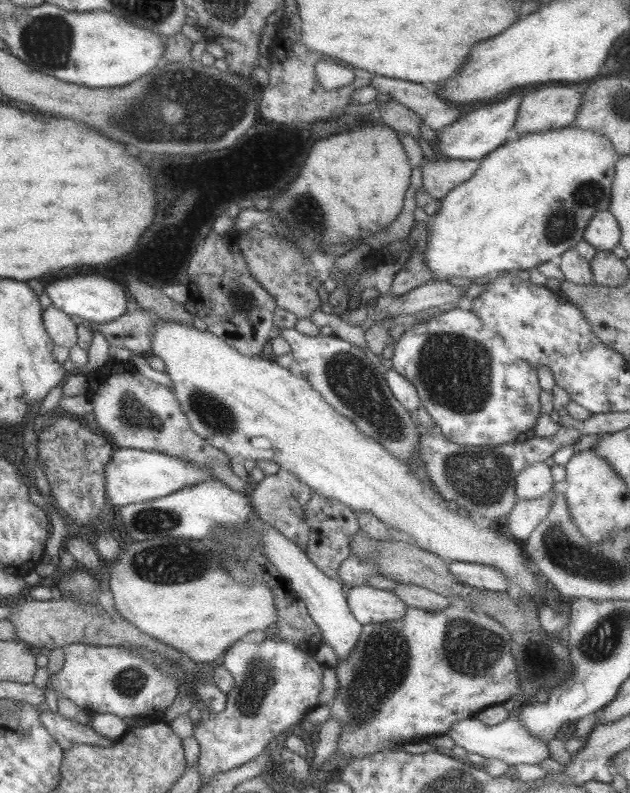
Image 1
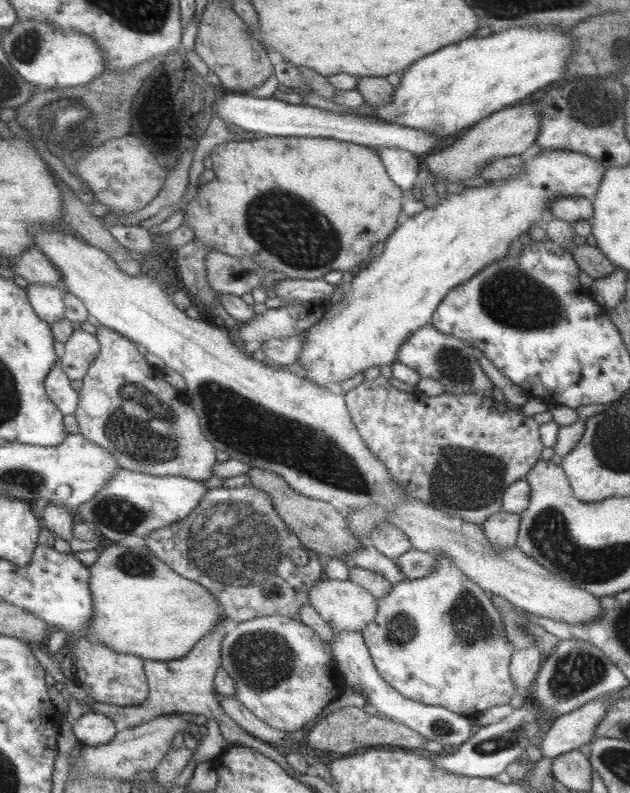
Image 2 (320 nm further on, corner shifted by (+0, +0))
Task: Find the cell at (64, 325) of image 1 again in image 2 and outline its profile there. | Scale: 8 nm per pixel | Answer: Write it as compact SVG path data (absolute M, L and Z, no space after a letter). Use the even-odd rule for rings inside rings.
M31 284L26 287L26 296L33 313L48 325L64 319L63 292L49 284Z

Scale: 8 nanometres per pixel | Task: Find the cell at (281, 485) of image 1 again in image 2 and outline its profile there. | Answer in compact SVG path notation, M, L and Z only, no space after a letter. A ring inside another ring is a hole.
M249 484L235 488L220 486L207 489L184 519L177 519L163 528L148 532L139 543L173 572L206 588L216 598L227 620L238 623L265 615L297 619L299 607L308 604L308 590L315 581L323 578L319 560L307 560L305 566L291 563L287 556L288 550L303 548L302 544L277 516L265 491Z

